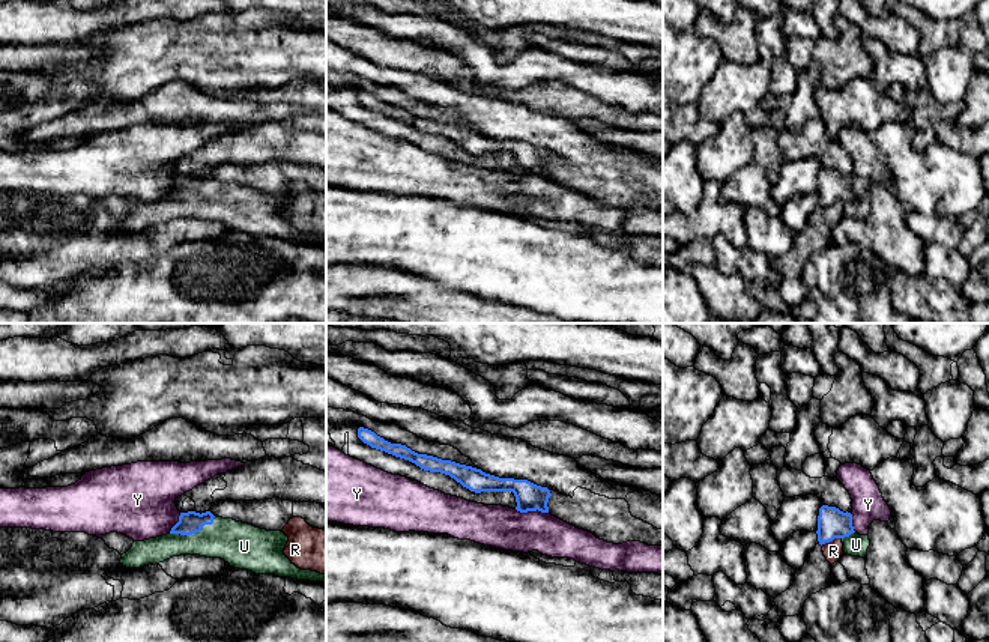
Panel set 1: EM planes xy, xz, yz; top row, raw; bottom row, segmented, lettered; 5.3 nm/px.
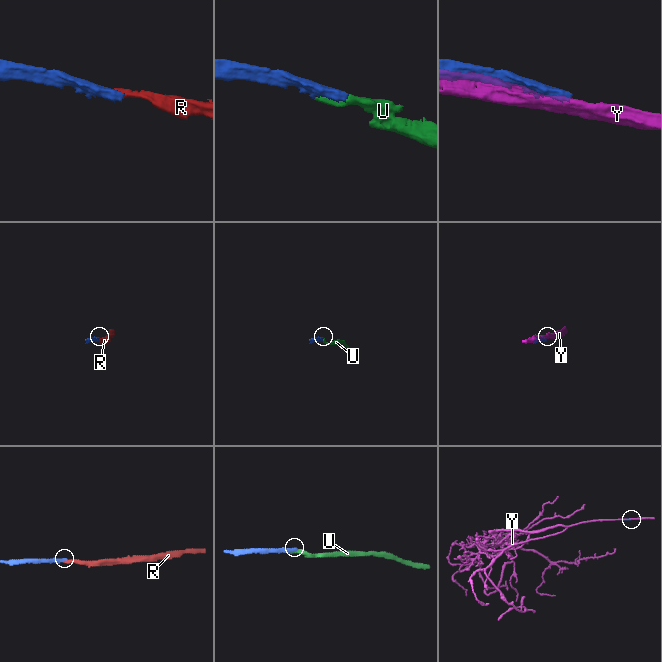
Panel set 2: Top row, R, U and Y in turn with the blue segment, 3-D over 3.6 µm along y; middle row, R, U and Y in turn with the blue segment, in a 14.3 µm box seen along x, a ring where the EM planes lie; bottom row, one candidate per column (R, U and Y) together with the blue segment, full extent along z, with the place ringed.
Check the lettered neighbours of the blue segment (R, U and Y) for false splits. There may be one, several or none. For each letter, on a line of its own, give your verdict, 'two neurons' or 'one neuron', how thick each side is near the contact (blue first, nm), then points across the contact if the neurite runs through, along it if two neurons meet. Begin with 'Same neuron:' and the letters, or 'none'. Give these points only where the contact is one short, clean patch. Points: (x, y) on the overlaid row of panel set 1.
Same neuron: U
R: two neurons | 160/100 nm | along yz (840, 537), (821, 545)
U: one neuron | 120/240 nm
Y: two neurons | 120/400 nm

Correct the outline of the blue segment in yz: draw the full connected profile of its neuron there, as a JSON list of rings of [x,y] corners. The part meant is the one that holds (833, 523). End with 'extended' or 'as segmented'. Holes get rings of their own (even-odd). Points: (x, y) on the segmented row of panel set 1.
[[[822,505],[819,508],[816,534],[821,546],[840,538],[843,552],[851,556],[866,558],[870,546],[869,535],[860,535],[854,531],[852,514],[836,507]]]; extended

